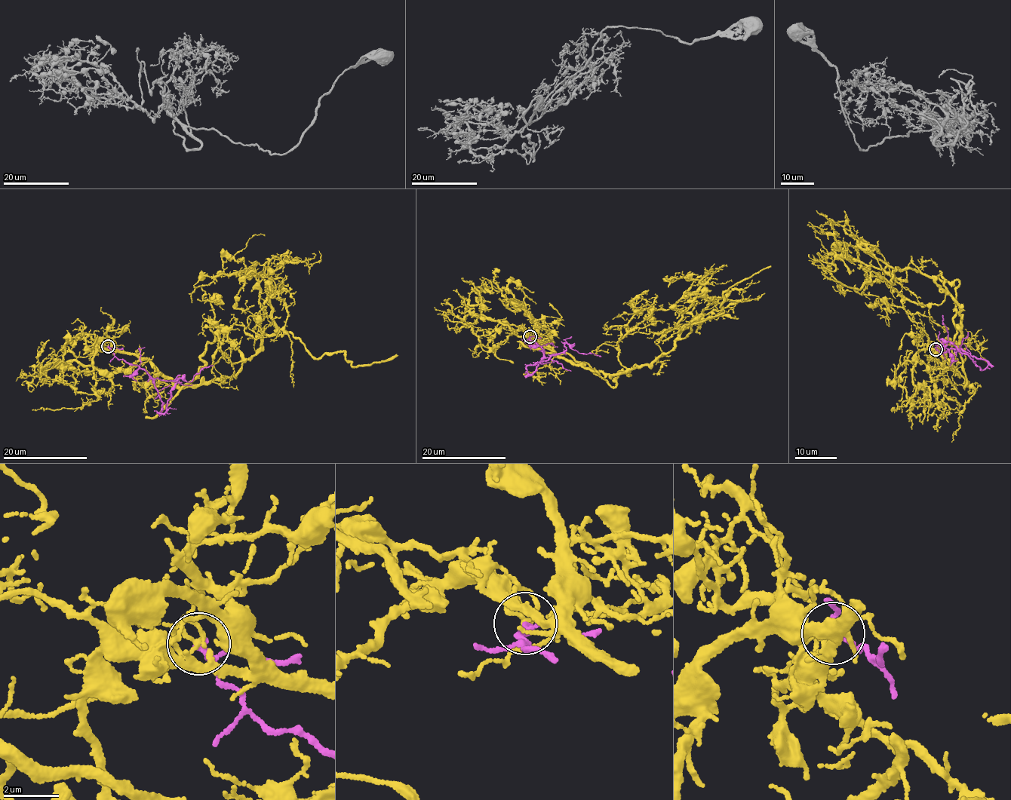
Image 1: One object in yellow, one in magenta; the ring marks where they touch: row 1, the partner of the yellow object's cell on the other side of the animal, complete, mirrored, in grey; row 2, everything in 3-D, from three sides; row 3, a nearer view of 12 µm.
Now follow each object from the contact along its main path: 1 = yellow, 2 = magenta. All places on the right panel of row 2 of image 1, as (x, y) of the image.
1: (935, 349), (958, 344), (955, 300), (858, 244), (856, 259), (827, 251), (809, 223)
2: (937, 349), (944, 354), (962, 349), (987, 365), (982, 370), (951, 344), (944, 346), (948, 339), (942, 314)

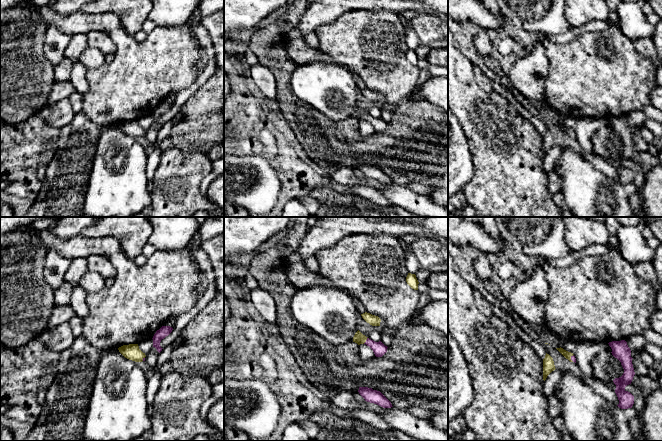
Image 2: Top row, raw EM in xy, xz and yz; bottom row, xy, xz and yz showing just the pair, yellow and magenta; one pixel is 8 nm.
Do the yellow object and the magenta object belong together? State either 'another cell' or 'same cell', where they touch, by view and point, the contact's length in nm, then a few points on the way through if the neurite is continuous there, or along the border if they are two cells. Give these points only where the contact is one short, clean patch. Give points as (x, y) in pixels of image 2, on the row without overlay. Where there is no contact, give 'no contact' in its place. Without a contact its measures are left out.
another cell; contact xz (366, 115); length 70 nm; border xz (367, 113), (363, 119)

